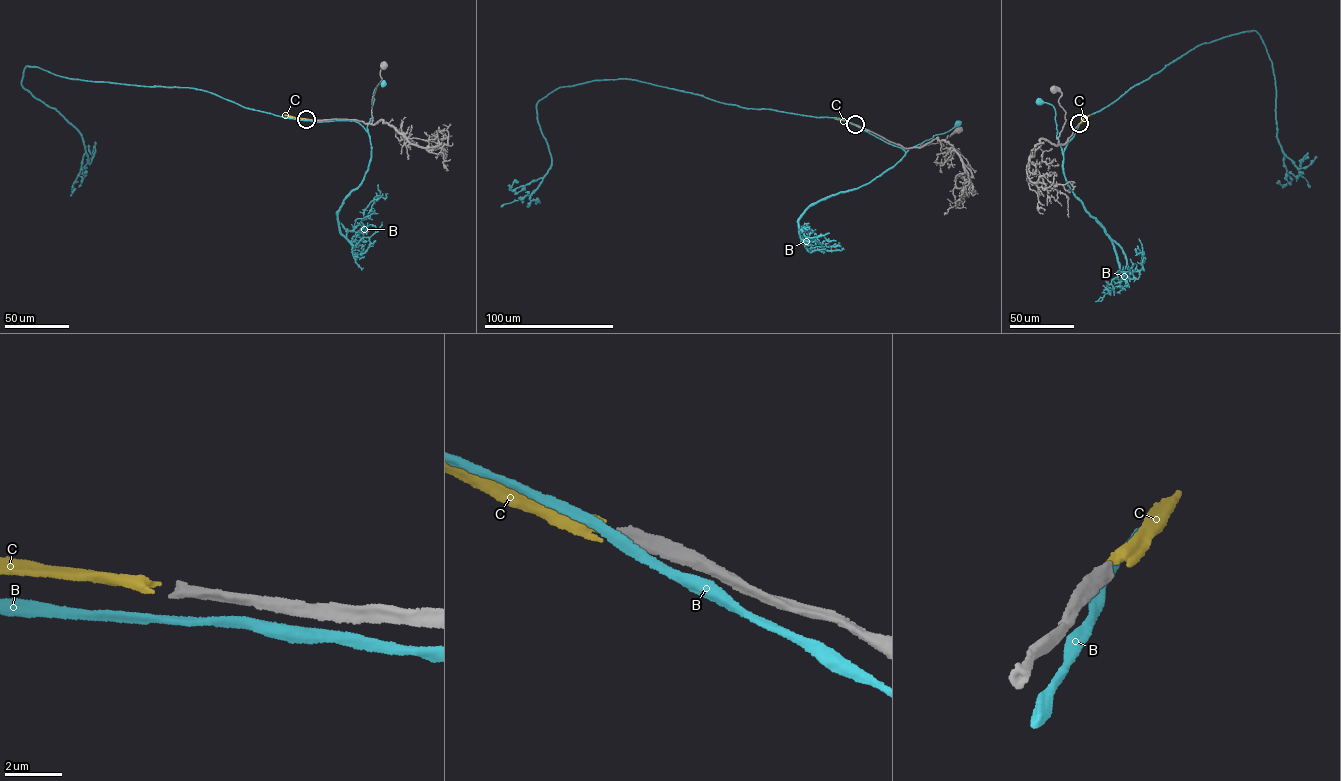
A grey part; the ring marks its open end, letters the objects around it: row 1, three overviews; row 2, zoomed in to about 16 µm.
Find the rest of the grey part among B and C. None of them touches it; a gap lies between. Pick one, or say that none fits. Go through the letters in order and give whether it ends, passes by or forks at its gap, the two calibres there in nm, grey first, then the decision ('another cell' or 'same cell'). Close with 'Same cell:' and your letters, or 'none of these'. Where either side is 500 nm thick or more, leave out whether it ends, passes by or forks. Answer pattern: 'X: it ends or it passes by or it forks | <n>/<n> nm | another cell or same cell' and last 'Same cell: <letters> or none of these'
B: it passes by | 400/280 nm | another cell
C: it ends | 400/340 nm | same cell
Same cell: C

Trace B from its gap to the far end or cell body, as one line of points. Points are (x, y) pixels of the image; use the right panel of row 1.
B: (1079, 124), (1063, 153), (1056, 138), (1055, 110), (1052, 105), (1039, 102)

